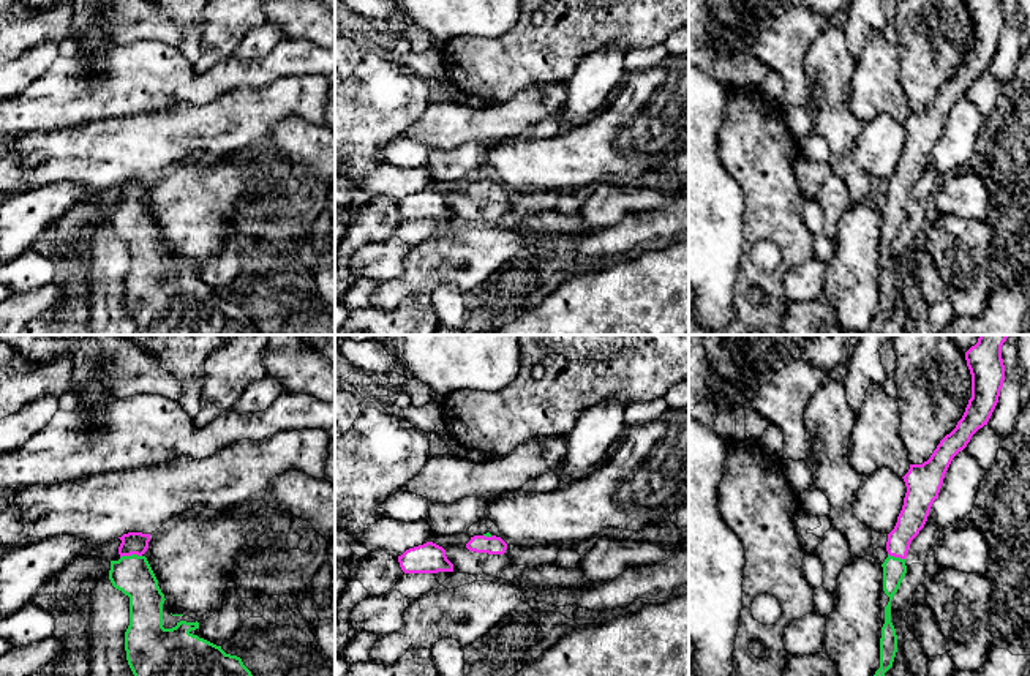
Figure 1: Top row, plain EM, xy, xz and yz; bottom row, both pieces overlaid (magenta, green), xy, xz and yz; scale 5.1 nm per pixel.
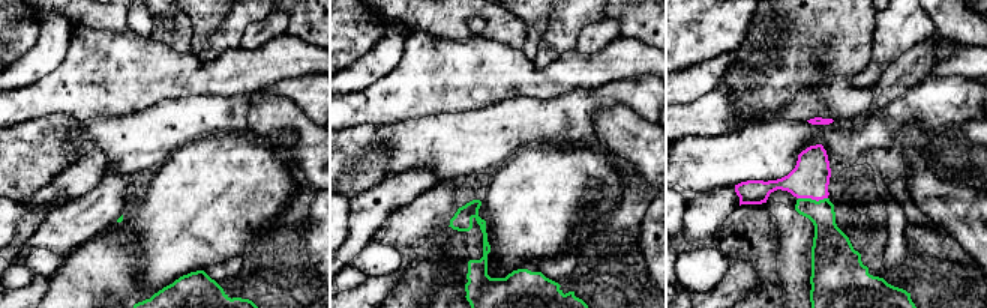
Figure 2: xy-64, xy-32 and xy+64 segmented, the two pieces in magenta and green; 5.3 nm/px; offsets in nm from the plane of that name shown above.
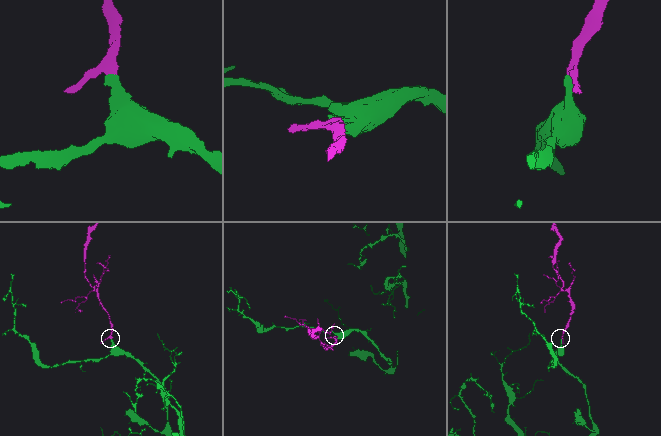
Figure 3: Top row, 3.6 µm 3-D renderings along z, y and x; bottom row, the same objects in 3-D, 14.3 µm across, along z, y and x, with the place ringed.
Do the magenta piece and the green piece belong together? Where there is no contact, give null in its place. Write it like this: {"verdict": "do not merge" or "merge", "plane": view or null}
{"verdict": "merge", "plane": "xy"}

